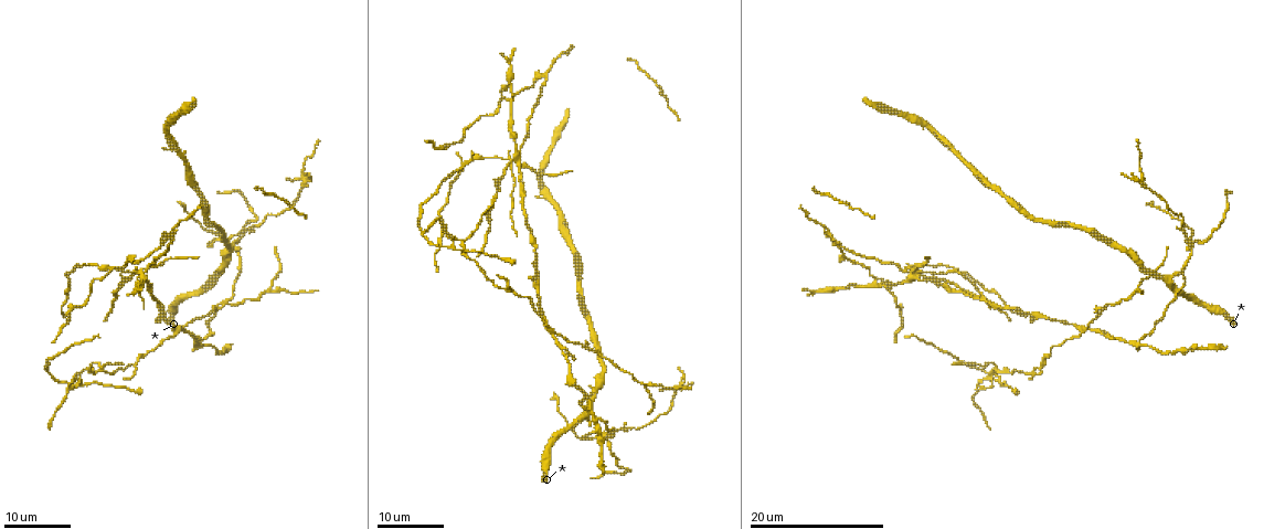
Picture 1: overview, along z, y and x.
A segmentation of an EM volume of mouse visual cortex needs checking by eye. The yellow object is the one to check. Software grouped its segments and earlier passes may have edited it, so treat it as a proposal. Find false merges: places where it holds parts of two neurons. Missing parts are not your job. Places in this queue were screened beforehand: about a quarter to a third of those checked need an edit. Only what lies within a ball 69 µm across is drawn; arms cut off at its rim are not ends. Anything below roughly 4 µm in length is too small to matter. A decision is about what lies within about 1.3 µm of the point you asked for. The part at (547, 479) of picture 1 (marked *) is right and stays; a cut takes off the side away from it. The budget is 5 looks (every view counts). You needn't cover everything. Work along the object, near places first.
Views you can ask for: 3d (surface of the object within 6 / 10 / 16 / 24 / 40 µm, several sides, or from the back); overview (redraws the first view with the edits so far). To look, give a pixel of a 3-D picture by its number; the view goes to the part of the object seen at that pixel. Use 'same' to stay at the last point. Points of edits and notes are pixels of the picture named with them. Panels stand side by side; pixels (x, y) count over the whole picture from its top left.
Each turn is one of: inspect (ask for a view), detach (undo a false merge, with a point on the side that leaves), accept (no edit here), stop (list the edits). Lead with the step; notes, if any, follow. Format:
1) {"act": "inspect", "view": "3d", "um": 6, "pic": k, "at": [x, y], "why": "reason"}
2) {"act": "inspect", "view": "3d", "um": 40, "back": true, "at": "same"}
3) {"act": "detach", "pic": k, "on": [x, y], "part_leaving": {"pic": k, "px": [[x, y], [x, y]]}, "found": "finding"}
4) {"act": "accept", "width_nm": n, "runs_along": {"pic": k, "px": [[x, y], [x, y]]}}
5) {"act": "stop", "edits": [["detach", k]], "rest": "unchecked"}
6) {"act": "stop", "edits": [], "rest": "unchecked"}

{"act": "inspect", "view": "3d", "um": 16, "pic": 1, "at": [179, 328], "why": "small branch off a trunk"}

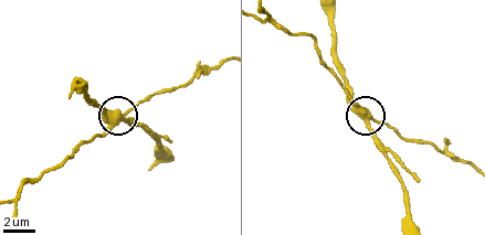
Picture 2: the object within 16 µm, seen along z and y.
{"act": "inspect", "view": "3d", "um": 10, "pic": 2, "at": [370, 118]}

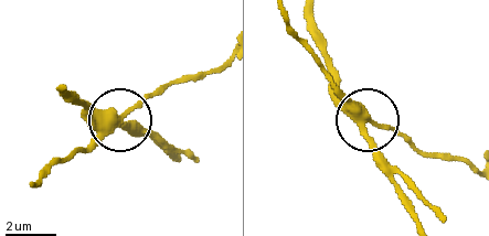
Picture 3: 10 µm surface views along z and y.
{"act": "detach", "pic": 3, "on": [91, 148], "arms": 3, "found": "a second neuron is stuck on"}

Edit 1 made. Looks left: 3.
{"act": "inspect", "view": "overview"}

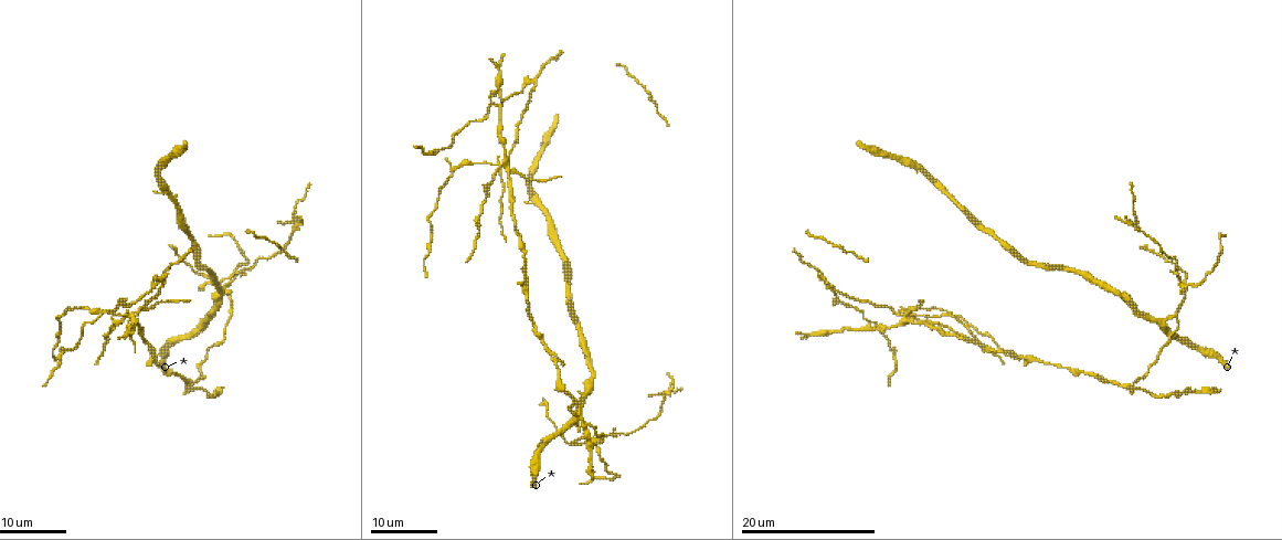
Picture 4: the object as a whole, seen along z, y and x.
{"act": "inspect", "view": "3d", "um": 24, "pic": 4, "at": [1133, 389], "why": "two arms in line, one across"}

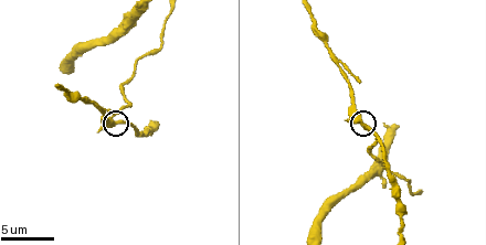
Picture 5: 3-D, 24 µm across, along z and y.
{"act": "inspect", "view": "3d", "um": 10, "pic": 5, "at": [363, 126]}

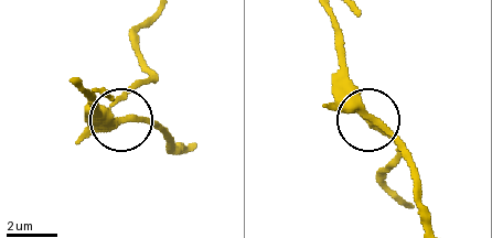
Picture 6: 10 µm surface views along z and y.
{"act": "detach", "pic": 6, "on": [122, 93], "found": "two neurons meet here"}

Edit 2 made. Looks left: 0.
{"act": "stop", "edits": [["detach", 3], ["detach", 6]], "rest": "unchecked"}

